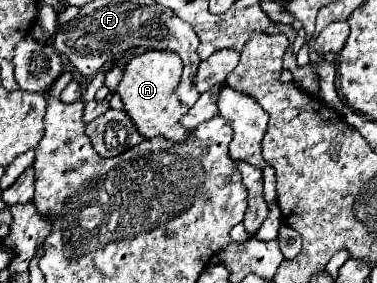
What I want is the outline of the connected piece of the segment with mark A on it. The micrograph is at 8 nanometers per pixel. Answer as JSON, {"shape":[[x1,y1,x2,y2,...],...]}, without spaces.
{"shape":[[145,51,135,55,123,69,123,77,117,85,117,93,125,105,127,115,135,123,141,137,151,139,163,135,171,141,183,141,191,131,179,125,179,119,189,109,177,99,175,83,179,83,179,75,183,71,183,63,175,53,167,51]]}

